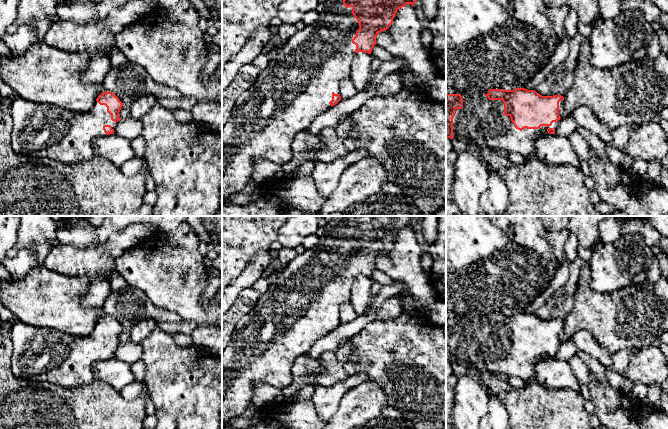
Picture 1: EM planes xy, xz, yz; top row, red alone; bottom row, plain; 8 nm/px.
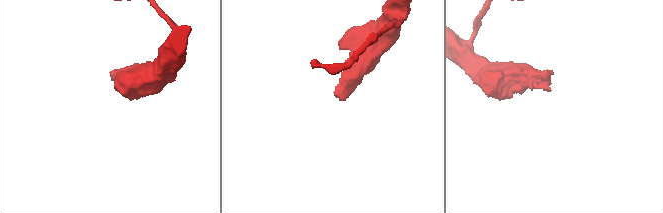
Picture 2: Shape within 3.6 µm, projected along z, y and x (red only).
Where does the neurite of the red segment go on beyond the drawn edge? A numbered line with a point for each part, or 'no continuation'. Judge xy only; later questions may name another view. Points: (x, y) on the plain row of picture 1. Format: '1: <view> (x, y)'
1: xy (39, 354)

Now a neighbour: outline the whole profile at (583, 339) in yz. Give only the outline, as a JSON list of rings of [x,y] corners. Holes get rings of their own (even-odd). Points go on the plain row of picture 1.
[[[587,330],[577,331],[570,339],[577,348],[590,355],[599,364],[606,368],[613,367],[612,354],[598,344],[592,334]]]

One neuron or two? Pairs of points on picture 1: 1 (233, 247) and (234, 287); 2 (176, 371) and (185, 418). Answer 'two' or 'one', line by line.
1: two
2: one

